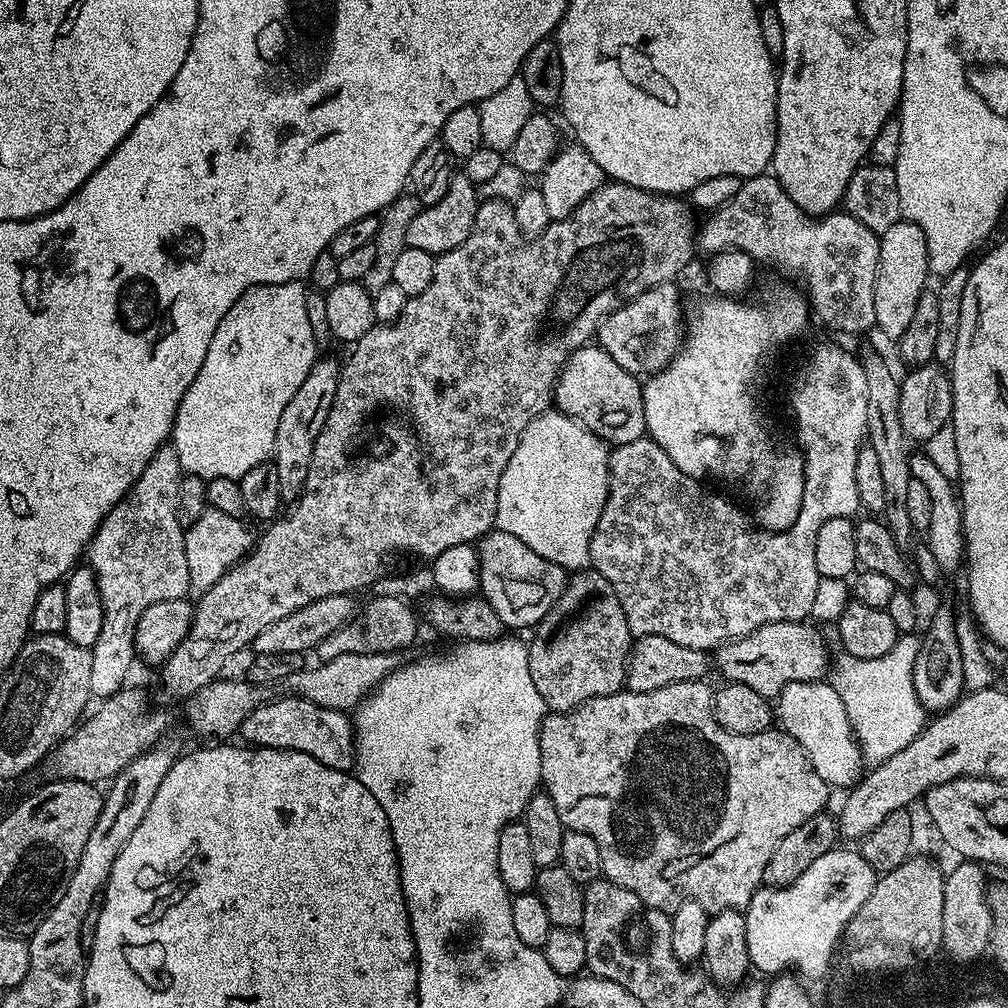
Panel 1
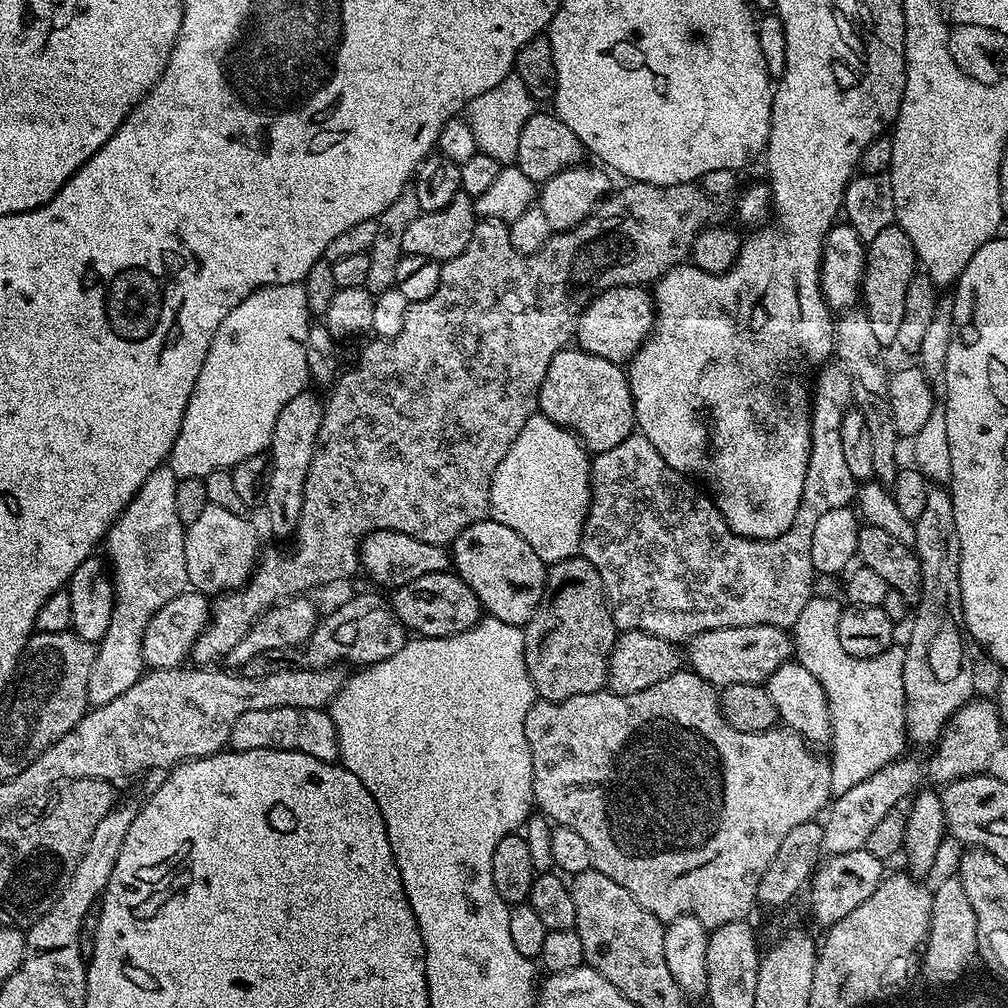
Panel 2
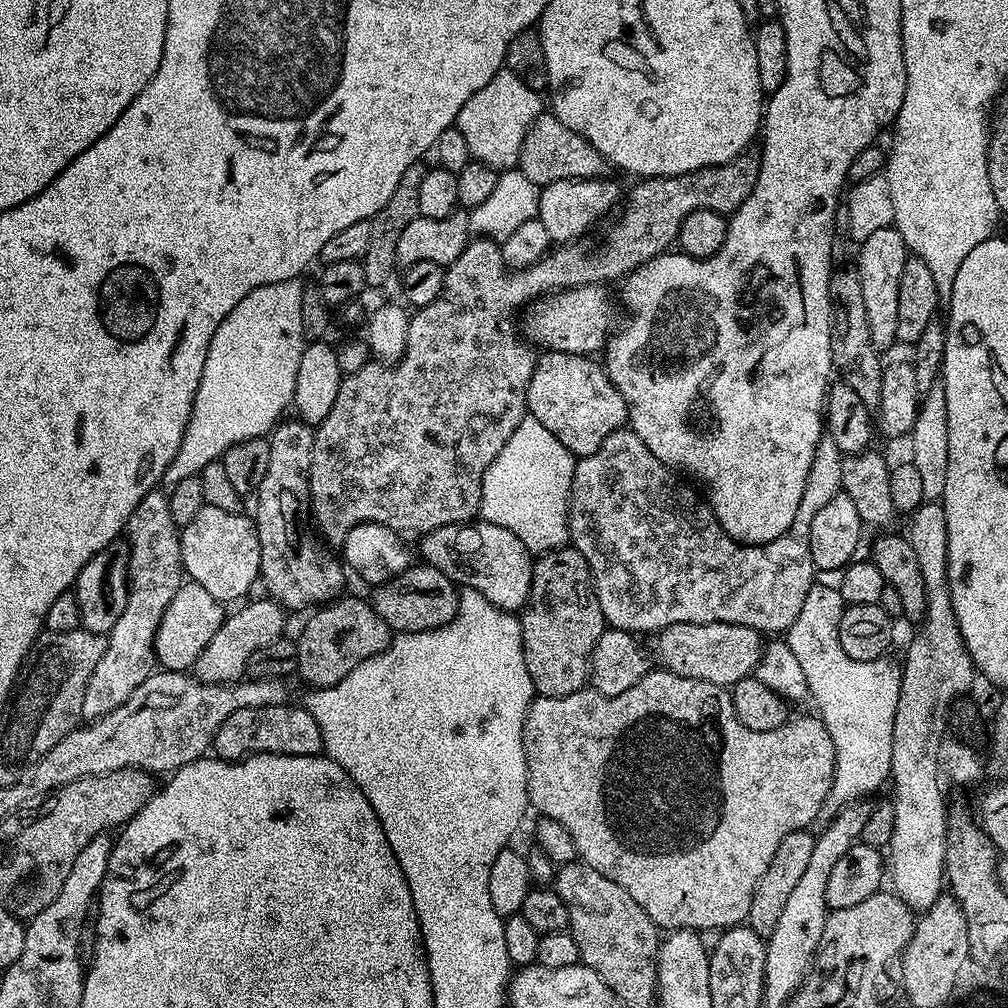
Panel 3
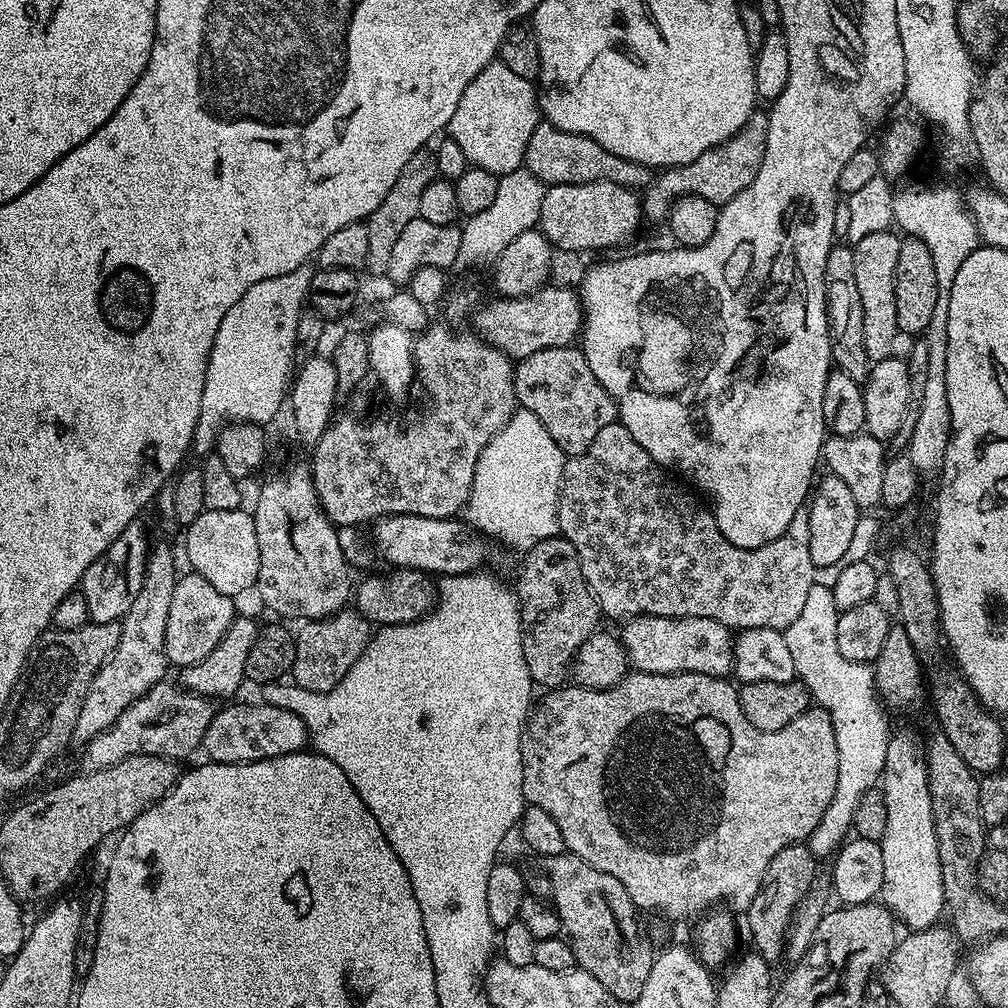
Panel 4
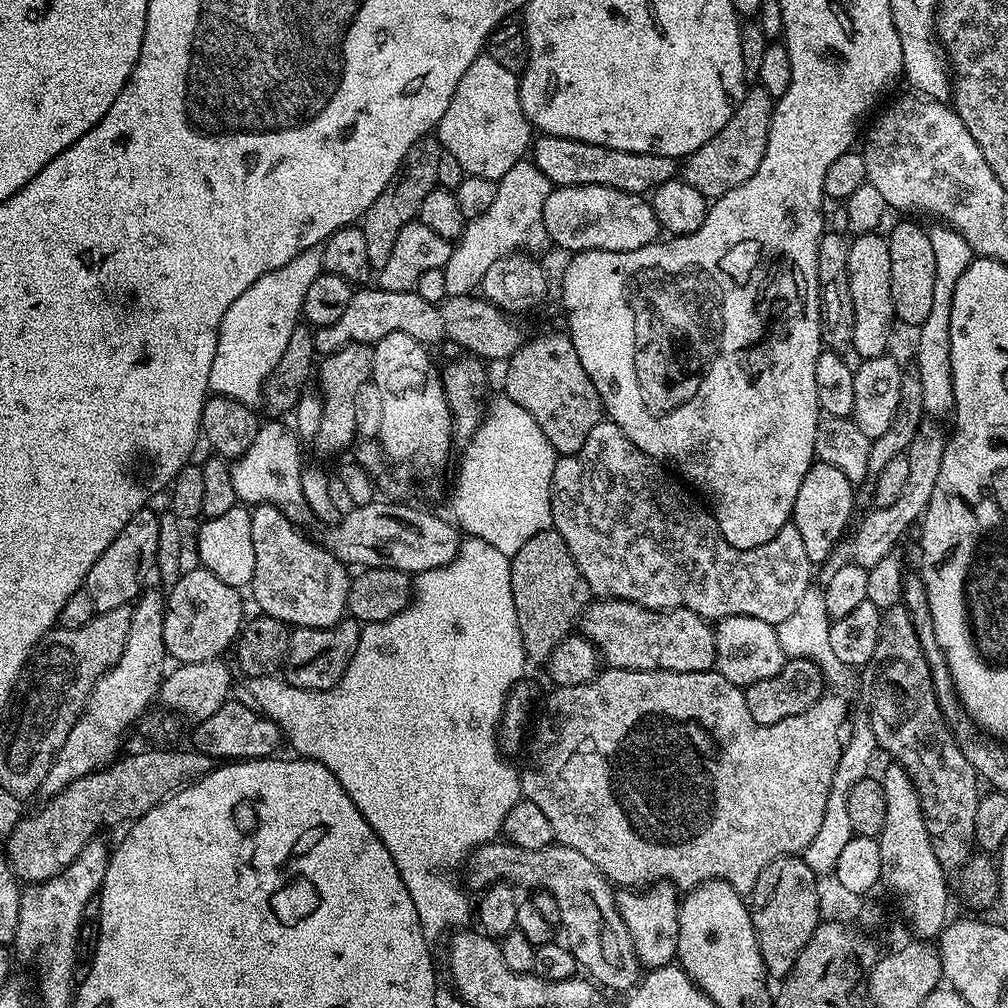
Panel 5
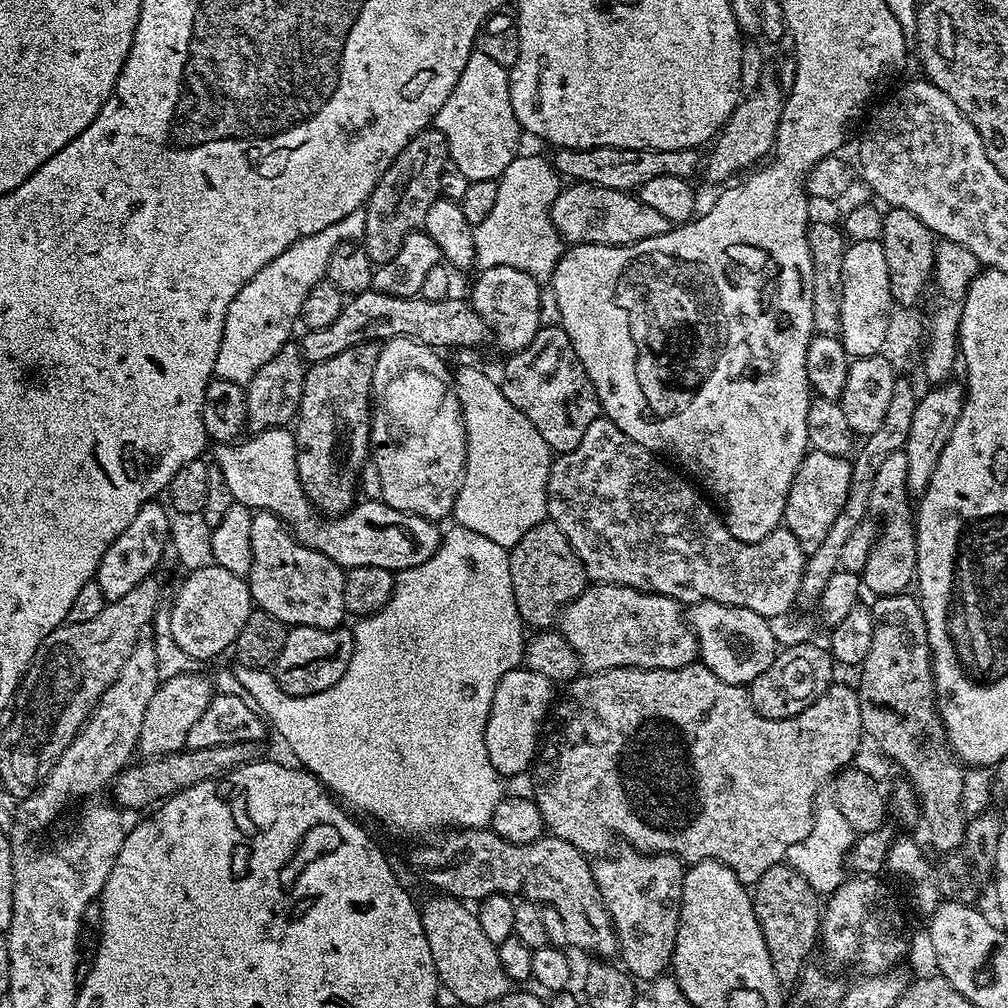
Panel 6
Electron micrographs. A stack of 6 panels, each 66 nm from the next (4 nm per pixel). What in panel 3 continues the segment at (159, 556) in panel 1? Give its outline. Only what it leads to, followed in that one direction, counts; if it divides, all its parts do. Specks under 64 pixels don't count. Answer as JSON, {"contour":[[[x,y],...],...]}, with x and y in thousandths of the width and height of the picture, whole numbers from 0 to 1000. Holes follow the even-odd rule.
{"contour":[[[153,486],[137,498],[127,515],[125,539],[128,578],[125,605],[121,605],[121,613],[113,617],[113,625],[107,627],[107,643],[101,653],[97,653],[97,661],[93,661],[93,669],[89,669],[89,677],[85,677],[85,685],[79,691],[79,708],[87,716],[100,714],[109,704],[117,704],[117,700],[151,671],[156,662],[153,633],[161,609],[165,609],[165,601],[169,601],[173,589],[177,589],[185,575],[179,549],[179,524],[169,510],[169,498],[162,487]]]}

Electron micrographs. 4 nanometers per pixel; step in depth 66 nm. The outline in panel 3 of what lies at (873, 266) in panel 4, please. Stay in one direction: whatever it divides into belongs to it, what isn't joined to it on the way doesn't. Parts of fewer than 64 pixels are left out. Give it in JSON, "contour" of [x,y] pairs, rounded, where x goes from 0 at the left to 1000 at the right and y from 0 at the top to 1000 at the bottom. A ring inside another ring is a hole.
{"contour":[[[887,224],[868,229],[851,242],[853,255],[847,269],[855,280],[855,297],[859,299],[859,319],[863,319],[863,339],[870,347],[878,347],[890,340],[891,327],[891,280],[895,276],[895,264],[903,253],[895,232]]]}

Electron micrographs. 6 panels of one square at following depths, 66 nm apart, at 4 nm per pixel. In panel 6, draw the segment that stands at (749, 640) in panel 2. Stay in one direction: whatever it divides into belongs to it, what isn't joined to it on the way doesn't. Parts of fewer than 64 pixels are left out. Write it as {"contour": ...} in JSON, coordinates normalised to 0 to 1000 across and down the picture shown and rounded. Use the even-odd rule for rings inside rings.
{"contour":[[[592,579],[579,584],[573,593],[560,600],[554,611],[554,626],[573,649],[576,664],[590,669],[610,663],[656,663],[669,665],[691,658],[694,642],[690,636],[690,626],[683,620],[680,604],[675,596],[648,587],[634,587],[632,583],[622,583],[616,579]]]}

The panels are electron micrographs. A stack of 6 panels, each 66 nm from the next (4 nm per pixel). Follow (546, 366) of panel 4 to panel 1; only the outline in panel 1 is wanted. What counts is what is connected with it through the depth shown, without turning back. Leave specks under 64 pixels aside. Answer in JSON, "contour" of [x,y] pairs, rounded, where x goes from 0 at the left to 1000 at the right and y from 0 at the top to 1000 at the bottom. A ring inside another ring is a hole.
{"contour":[[[591,339],[580,341],[579,344],[567,350],[567,354],[562,358],[560,366],[556,368],[556,373],[552,376],[550,401],[558,411],[573,418],[578,425],[585,427],[607,442],[640,436],[643,427],[636,378],[626,369],[617,367],[617,363],[613,363],[613,359],[609,359],[609,355],[605,355],[605,351],[601,351],[601,347]]]}

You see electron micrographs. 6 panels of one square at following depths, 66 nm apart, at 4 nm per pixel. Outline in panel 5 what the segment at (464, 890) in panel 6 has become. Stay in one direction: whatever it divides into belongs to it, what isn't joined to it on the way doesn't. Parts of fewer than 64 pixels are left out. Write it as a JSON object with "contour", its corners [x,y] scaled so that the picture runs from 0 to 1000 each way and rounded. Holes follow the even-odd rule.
{"contour":[[[489,835],[478,837],[469,845],[463,861],[465,877],[463,877],[463,880],[465,882],[479,883],[487,881],[489,877],[499,875],[516,883],[524,881],[523,883],[535,883],[550,887],[550,891],[554,895],[554,903],[558,903],[558,911],[555,916],[555,920],[558,922],[558,933],[569,946],[572,957],[592,977],[601,982],[602,980],[608,980],[611,984],[622,986],[635,975],[637,957],[635,951],[631,949],[631,943],[625,931],[625,923],[621,923],[621,915],[617,915],[617,907],[611,898],[611,885],[608,878],[603,870],[597,868],[593,863],[593,859],[589,859],[585,855],[585,851],[573,847],[573,843],[565,843],[565,839],[551,835],[538,843],[518,843],[514,839],[503,835]]]}

